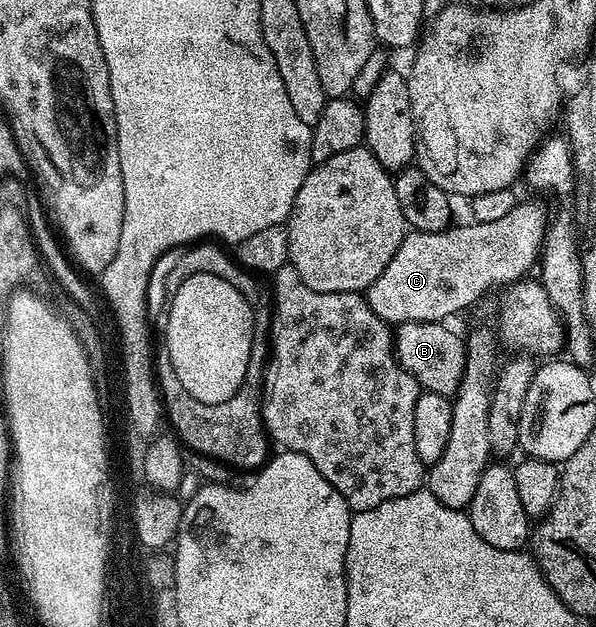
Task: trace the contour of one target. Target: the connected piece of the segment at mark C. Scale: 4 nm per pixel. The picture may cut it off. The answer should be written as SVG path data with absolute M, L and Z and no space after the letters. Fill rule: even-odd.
M529 199L526 203L525 200L517 202L511 213L506 213L496 221L466 221L462 227L451 225L446 231L435 233L410 230L403 237L395 257L391 257L387 269L383 269L383 273L379 273L379 277L375 277L375 281L364 292L365 302L380 319L390 325L409 321L449 321L452 315L479 302L492 287L501 289L526 278L532 272L529 270L532 267L534 270L535 264L540 260L541 248L545 246L545 232L548 231L550 222L551 215L545 212L544 205Z

